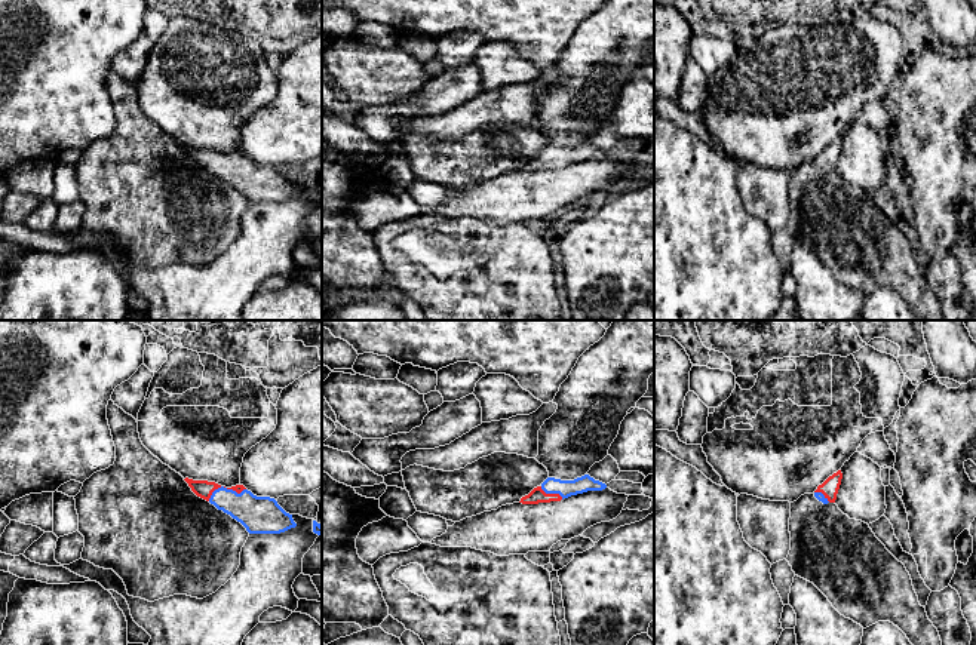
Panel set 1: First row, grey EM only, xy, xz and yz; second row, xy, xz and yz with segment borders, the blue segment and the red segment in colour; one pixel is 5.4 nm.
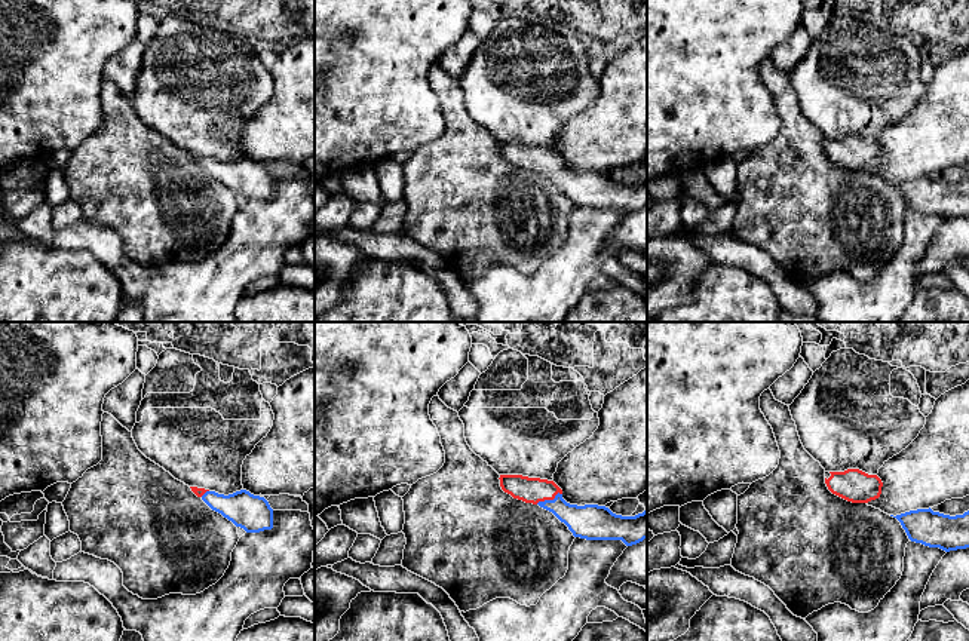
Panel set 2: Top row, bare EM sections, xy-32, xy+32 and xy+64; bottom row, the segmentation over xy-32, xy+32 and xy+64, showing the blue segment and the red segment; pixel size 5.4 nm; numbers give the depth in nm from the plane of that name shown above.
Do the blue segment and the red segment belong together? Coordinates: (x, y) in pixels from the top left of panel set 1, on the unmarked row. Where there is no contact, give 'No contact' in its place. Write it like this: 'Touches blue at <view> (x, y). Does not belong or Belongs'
Touches blue at xz (552, 160). Belongs

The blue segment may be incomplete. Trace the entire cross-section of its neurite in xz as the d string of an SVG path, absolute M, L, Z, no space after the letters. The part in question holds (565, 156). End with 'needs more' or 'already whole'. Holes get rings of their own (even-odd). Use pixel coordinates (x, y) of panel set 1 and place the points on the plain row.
M584 142L574 148L547 145L540 154L534 156L528 163L522 165L519 171L538 172L561 169L571 163L583 162L587 159L602 159L605 156L607 156L605 151L595 148L589 142Z; needs more

